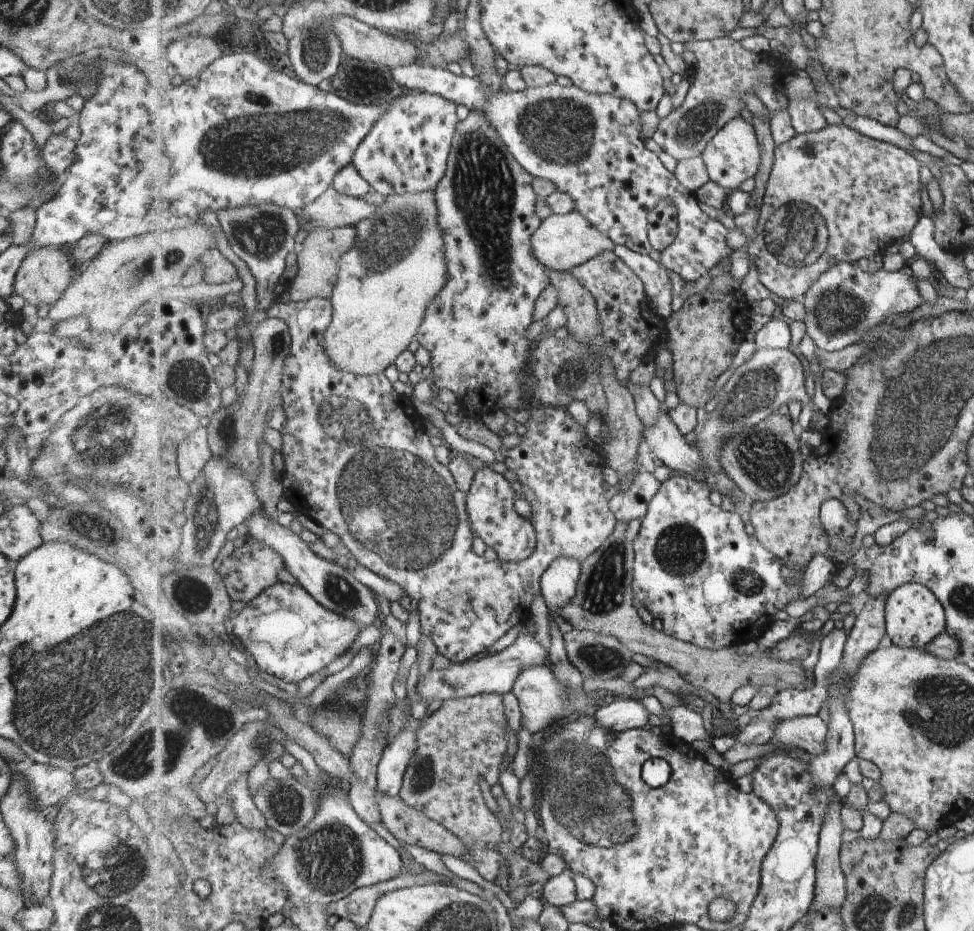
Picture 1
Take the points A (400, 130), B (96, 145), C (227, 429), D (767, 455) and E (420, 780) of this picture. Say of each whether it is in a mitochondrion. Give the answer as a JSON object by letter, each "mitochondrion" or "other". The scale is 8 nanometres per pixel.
{"A":"other","B":"other","C":"mitochondrion","D":"mitochondrion","E":"mitochondrion"}

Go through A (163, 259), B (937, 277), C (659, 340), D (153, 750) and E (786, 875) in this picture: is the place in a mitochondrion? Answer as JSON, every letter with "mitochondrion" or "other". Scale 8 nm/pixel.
{"A":"mitochondrion","B":"other","C":"other","D":"mitochondrion","E":"other"}

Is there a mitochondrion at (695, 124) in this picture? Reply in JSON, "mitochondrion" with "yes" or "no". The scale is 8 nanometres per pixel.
{"mitochondrion":"yes"}

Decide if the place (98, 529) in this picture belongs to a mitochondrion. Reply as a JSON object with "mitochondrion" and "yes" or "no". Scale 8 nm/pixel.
{"mitochondrion":"yes"}

